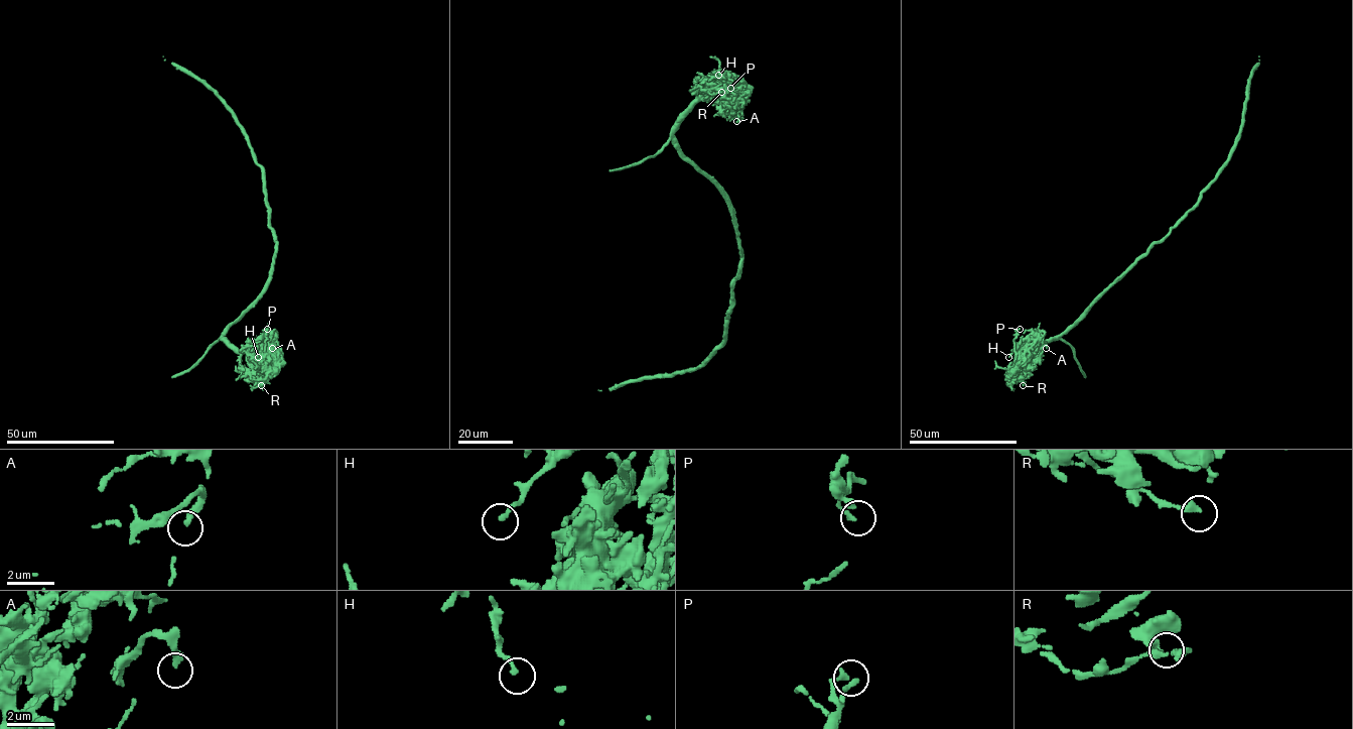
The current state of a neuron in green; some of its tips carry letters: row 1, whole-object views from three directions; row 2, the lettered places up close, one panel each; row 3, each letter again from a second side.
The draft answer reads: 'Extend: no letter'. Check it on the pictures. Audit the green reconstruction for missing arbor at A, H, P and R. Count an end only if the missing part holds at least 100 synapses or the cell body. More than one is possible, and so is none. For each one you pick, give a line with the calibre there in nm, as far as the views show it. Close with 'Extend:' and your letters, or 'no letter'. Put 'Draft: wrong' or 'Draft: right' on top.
Draft: right
Extend: no letter

